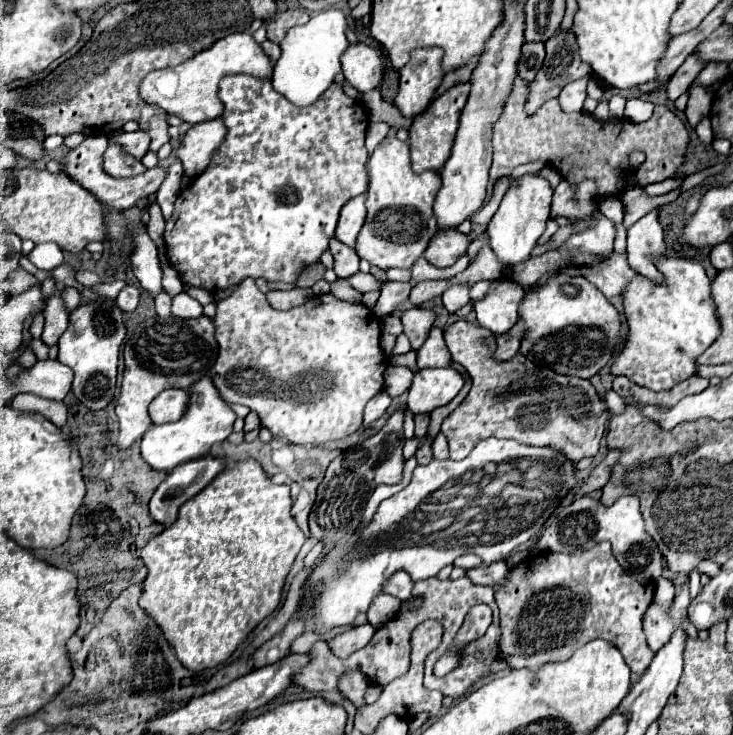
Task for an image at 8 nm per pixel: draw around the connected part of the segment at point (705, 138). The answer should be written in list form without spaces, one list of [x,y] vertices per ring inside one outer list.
[[[703,118],[703,120],[699,122],[699,126],[695,128],[695,132],[697,132],[699,140],[701,140],[705,146],[711,146],[713,136],[711,136],[711,124],[709,124],[709,118]]]

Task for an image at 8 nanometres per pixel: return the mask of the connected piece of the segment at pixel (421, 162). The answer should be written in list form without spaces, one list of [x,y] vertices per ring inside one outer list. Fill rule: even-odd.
[[[449,90],[435,98],[433,104],[419,116],[415,116],[413,126],[409,130],[409,146],[411,146],[411,166],[413,172],[425,172],[425,170],[433,170],[439,172],[443,168],[443,164],[449,160],[451,156],[451,148],[453,148],[453,140],[459,128],[459,118],[461,118],[461,110],[465,108],[465,98],[455,102],[455,106],[449,106]]]

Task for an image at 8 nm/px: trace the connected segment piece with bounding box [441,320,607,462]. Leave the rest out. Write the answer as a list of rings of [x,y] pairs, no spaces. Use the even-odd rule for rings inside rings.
[[[467,320],[453,322],[445,330],[445,342],[451,358],[461,364],[473,380],[467,398],[441,426],[441,432],[449,440],[453,460],[465,458],[479,440],[489,436],[511,438],[527,446],[551,446],[575,462],[599,452],[607,406],[589,380],[567,378],[549,368],[537,368],[531,360],[523,358],[523,354],[499,362],[495,360],[495,336]]]

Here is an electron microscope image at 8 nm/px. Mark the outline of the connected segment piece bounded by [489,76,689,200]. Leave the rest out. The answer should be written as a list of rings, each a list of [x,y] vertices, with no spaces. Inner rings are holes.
[[[515,78],[513,88],[507,96],[507,102],[503,106],[501,116],[493,124],[493,164],[489,170],[489,188],[503,176],[511,174],[517,166],[529,164],[529,162],[543,162],[547,166],[553,166],[573,188],[579,186],[583,180],[593,180],[597,184],[595,198],[607,198],[607,196],[617,196],[619,192],[619,182],[627,180],[633,176],[637,184],[653,184],[653,182],[663,182],[667,178],[673,178],[677,168],[685,162],[685,152],[689,144],[689,134],[685,130],[685,124],[667,108],[667,106],[655,106],[653,116],[647,122],[631,122],[627,118],[621,120],[597,120],[595,116],[587,112],[563,112],[557,98],[547,100],[535,114],[527,114],[525,110],[525,100],[529,94],[529,84],[523,82],[523,78]],[[631,152],[643,152],[645,162],[643,166],[631,166],[629,154]]]

